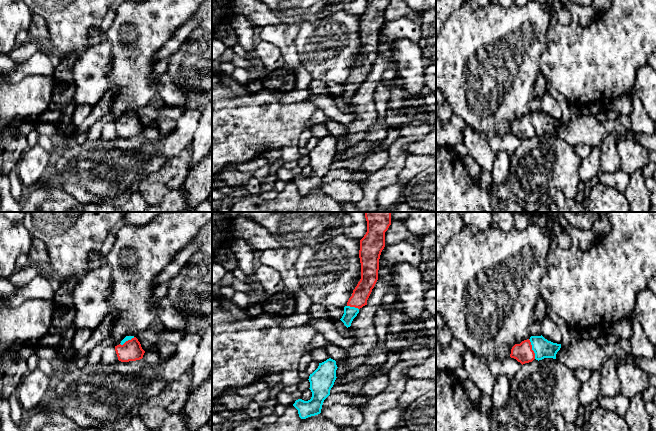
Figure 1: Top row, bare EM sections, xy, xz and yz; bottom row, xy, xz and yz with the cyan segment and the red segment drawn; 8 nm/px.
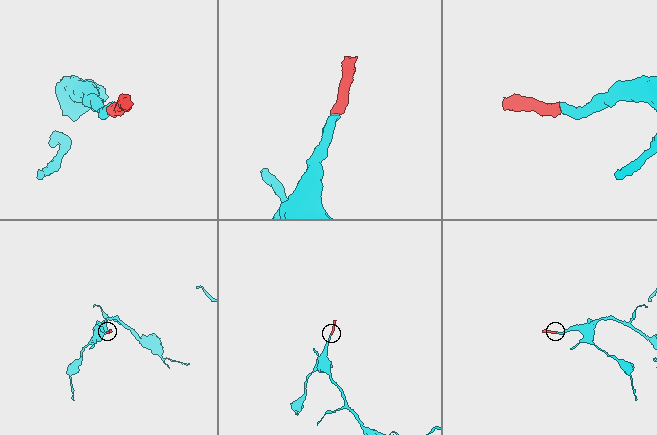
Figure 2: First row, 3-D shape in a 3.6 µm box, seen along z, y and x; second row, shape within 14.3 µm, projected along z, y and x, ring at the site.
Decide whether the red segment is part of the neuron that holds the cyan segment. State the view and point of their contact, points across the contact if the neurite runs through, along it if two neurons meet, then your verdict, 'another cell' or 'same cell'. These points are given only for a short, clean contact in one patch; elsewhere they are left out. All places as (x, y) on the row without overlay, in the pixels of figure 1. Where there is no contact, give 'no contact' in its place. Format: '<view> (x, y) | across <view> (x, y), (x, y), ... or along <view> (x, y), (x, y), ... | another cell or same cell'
yz (532, 125) | across yz (542, 124), (532, 125), (523, 129) | same cell

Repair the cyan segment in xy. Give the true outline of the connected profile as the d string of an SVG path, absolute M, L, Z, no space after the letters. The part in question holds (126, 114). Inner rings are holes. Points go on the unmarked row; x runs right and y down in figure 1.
M126 112L119 121L115 122L115 127L121 138L140 136L145 129L140 118L134 112Z

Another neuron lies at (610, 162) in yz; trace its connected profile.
M610 134L600 145L600 171L601 173L612 174L620 170L621 161L620 155L616 148L618 138L616 135Z

